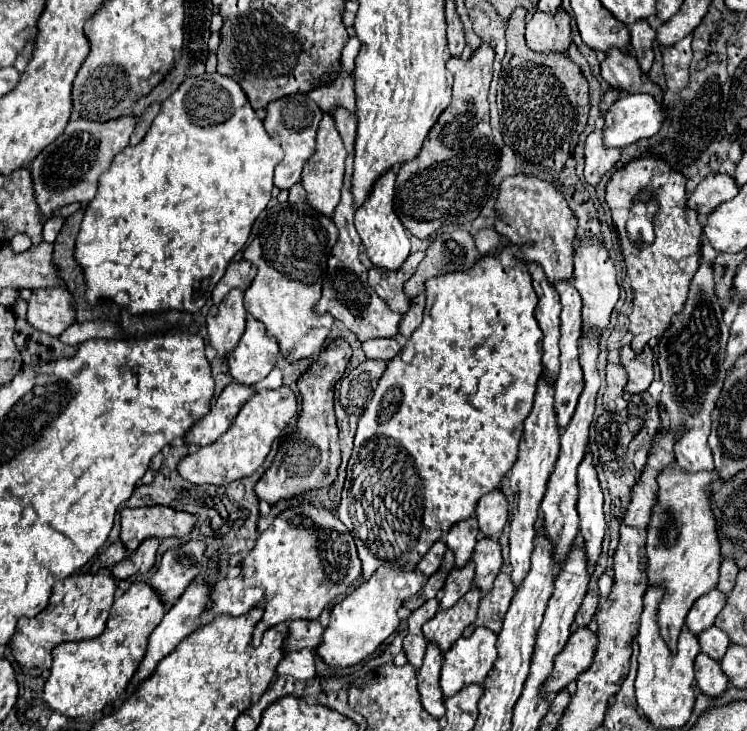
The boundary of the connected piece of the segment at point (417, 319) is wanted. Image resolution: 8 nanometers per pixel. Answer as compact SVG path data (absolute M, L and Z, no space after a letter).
M418 295L418 297L412 299L410 311L400 321L400 339L408 339L414 333L414 329L418 329L418 325L422 323L424 303L426 303L426 297L424 295Z

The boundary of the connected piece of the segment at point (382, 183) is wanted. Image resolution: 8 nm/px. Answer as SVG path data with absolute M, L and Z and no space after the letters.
M394 171L384 173L374 183L374 189L372 189L370 197L364 201L362 207L356 209L356 215L354 215L354 225L356 225L356 231L362 239L362 245L366 249L368 259L372 261L374 267L388 269L388 271L396 271L398 267L402 267L402 263L410 255L408 233L406 233L404 225L400 223L400 219L394 213L394 179L396 179Z

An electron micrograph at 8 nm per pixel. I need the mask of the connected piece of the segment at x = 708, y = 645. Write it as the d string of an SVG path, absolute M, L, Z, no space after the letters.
M710 627L706 629L702 635L700 635L700 649L702 653L706 653L708 657L712 657L714 661L722 661L728 645L730 645L730 639L726 637L724 631L720 631L718 627Z

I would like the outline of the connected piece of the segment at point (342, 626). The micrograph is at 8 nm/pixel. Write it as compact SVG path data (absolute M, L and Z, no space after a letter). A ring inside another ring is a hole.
M436 541L430 547L430 551L422 557L422 561L416 565L416 569L420 573L380 567L366 583L362 583L354 593L344 597L332 609L330 623L322 635L322 643L316 647L316 653L322 657L322 661L336 669L336 667L356 665L362 659L366 659L368 655L372 655L378 649L378 645L396 631L396 627L400 623L396 611L400 609L402 601L408 599L410 595L418 593L424 587L428 577L440 567L444 553L446 553L446 543ZM422 573L426 573L426 575L422 575Z

